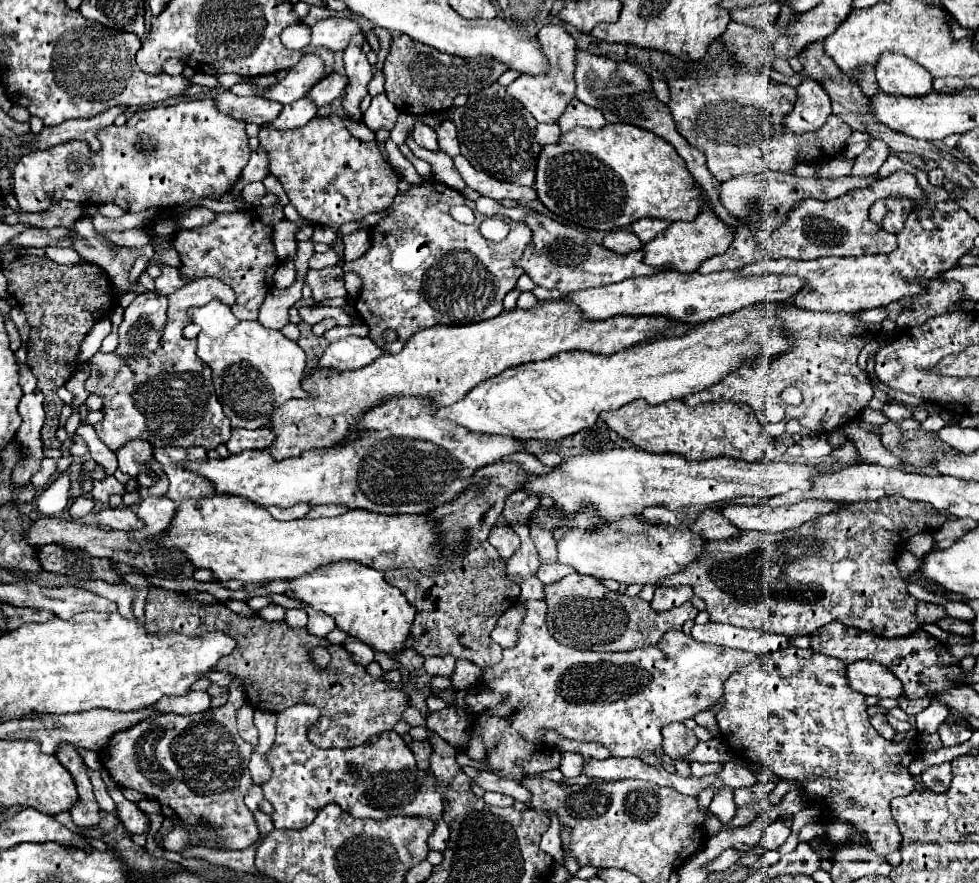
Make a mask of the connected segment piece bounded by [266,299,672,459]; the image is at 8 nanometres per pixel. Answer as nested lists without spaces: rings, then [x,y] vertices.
[[[558,299],[558,301],[540,301],[540,307],[530,309],[530,311],[522,311],[522,309],[504,311],[500,313],[500,317],[492,321],[480,321],[480,323],[472,323],[464,327],[436,325],[436,327],[414,333],[406,341],[400,353],[396,355],[384,353],[366,367],[352,369],[352,371],[332,371],[332,369],[314,367],[308,373],[308,377],[304,377],[302,381],[306,383],[304,389],[310,393],[310,397],[290,399],[282,407],[278,407],[274,415],[270,417],[266,427],[276,435],[276,439],[270,447],[266,447],[266,451],[274,459],[288,459],[288,457],[300,457],[304,449],[330,449],[330,447],[340,447],[340,443],[348,445],[362,435],[362,431],[352,429],[360,421],[360,417],[364,417],[366,411],[374,409],[376,405],[392,397],[400,397],[400,395],[424,397],[430,401],[432,407],[438,407],[438,409],[448,407],[460,401],[480,381],[496,377],[510,367],[530,363],[530,361],[544,361],[562,351],[590,351],[596,355],[614,355],[618,351],[624,351],[624,347],[628,349],[652,335],[658,335],[660,331],[664,331],[664,327],[668,327],[668,323],[672,323],[672,319],[632,319],[632,317],[606,319],[604,323],[586,323],[580,319],[580,311],[576,311],[576,307],[564,307],[564,303],[560,303]]]

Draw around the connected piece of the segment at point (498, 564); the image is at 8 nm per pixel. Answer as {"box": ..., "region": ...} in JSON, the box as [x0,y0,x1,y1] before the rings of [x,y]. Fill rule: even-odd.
{"box":[384,463,524,667],"region":[[[494,463],[478,469],[470,485],[458,493],[452,501],[436,507],[434,511],[428,511],[426,515],[434,519],[436,531],[444,547],[450,551],[456,551],[456,557],[452,561],[446,561],[442,565],[432,565],[426,569],[388,569],[384,571],[384,577],[388,583],[398,587],[410,605],[416,607],[416,619],[410,629],[410,639],[414,641],[412,649],[420,655],[452,655],[456,659],[468,659],[480,667],[492,665],[500,661],[502,647],[490,639],[490,631],[496,627],[496,621],[504,611],[508,611],[512,605],[518,603],[520,587],[508,577],[506,573],[506,561],[500,559],[498,551],[488,543],[490,527],[500,521],[500,513],[504,507],[504,501],[510,493],[516,491],[516,475],[524,471],[516,463]]]}

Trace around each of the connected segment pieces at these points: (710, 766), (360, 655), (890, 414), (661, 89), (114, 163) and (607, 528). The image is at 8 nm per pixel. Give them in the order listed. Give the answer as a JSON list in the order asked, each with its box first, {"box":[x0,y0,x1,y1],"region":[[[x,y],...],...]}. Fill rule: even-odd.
[{"box":[690,763,722,777],"region":[[[692,763],[690,767],[692,767],[692,775],[702,777],[702,775],[712,775],[712,773],[720,771],[722,763]]]},{"box":[344,639,374,665],"region":[[[346,639],[346,641],[344,641],[344,647],[346,647],[346,651],[352,653],[352,657],[354,657],[360,665],[368,665],[370,661],[366,661],[366,659],[368,659],[368,657],[374,657],[372,649],[370,649],[366,643],[360,643],[360,641],[356,641],[356,639]]]},{"box":[882,403,912,423],"region":[[[886,403],[884,409],[882,409],[882,413],[884,413],[884,417],[888,417],[888,419],[892,419],[892,421],[898,421],[898,423],[900,423],[902,419],[906,419],[906,417],[912,415],[908,407],[898,405],[898,403]]]},{"box":[652,79,670,104],"region":[[[655,79],[652,81],[652,87],[656,94],[656,97],[662,103],[668,104],[668,101],[670,101],[670,92],[667,83],[663,80]]]},{"box":[14,98,250,229],"region":[[[212,98],[200,100],[182,100],[176,105],[158,105],[150,109],[136,111],[122,127],[110,125],[98,131],[98,141],[102,149],[94,153],[84,141],[68,141],[48,151],[34,151],[32,155],[24,155],[14,167],[14,195],[20,203],[22,211],[36,213],[44,211],[50,201],[44,195],[52,195],[56,201],[76,201],[88,205],[116,203],[124,211],[140,213],[144,209],[156,209],[158,215],[172,213],[176,215],[176,229],[180,227],[198,227],[212,223],[218,213],[210,211],[204,205],[182,205],[200,199],[216,199],[232,189],[238,181],[244,165],[250,159],[248,135],[244,131],[244,123],[236,121],[228,115],[220,115]]]},{"box":[558,517,704,585],"region":[[[624,517],[612,523],[604,523],[588,529],[568,529],[558,541],[558,563],[570,565],[580,575],[592,575],[596,579],[614,579],[618,583],[658,585],[662,577],[674,575],[684,565],[692,563],[700,555],[704,541],[686,527],[652,527],[640,521],[640,517]]]}]

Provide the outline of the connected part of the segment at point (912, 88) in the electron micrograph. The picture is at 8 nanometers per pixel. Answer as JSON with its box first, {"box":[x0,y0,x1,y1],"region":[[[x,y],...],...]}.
{"box":[876,55,932,97],"region":[[[882,55],[876,65],[876,81],[888,95],[924,97],[932,91],[932,75],[904,55]]]}

